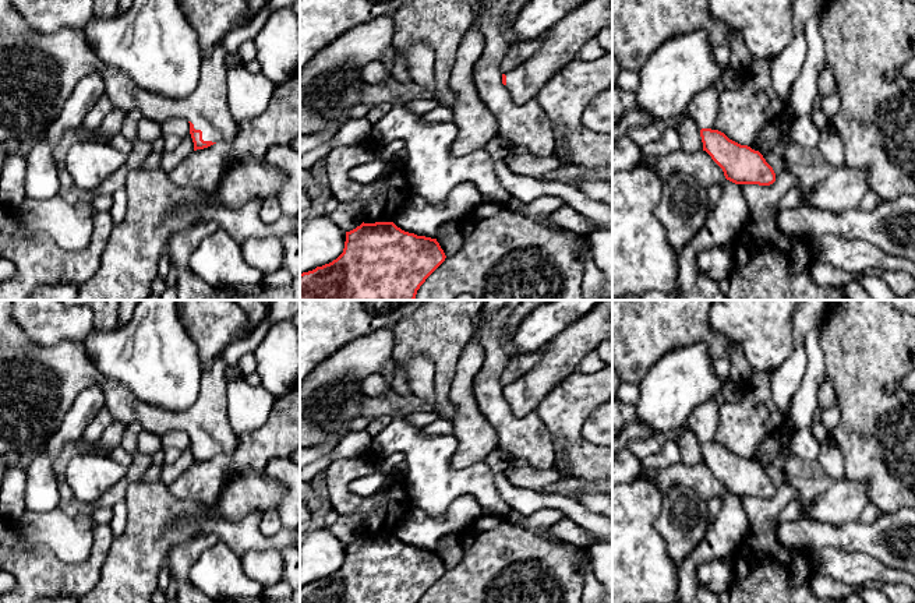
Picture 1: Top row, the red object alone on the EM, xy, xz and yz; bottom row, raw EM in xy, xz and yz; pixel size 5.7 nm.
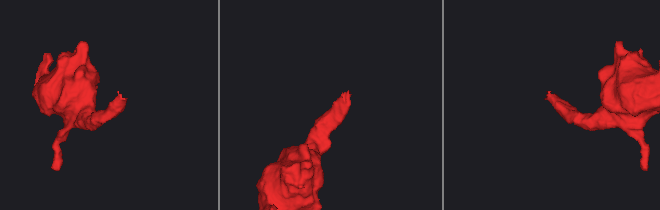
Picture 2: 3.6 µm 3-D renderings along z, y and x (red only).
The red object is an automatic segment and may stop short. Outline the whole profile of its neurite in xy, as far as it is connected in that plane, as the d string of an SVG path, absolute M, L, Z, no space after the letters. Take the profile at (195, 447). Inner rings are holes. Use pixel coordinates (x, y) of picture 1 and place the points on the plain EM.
M0 300L0 454L18 455L45 447L60 429L78 394L88 387L100 385L113 420L124 424L137 422L153 434L184 430L190 436L194 463L216 455L233 455L239 436L229 423L227 370L220 350L202 374L198 399L184 412L170 412L142 402L128 388L105 378L78 342L66 341L53 346L33 343L13 321L11 300Z

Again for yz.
M711 398L696 406L688 420L700 442L703 463L723 482L725 491L735 497L773 497L776 486L759 463L729 452L716 441L718 415L720 405Z

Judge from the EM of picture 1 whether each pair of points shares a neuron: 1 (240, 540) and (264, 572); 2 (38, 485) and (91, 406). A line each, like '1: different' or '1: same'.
1: different
2: same

